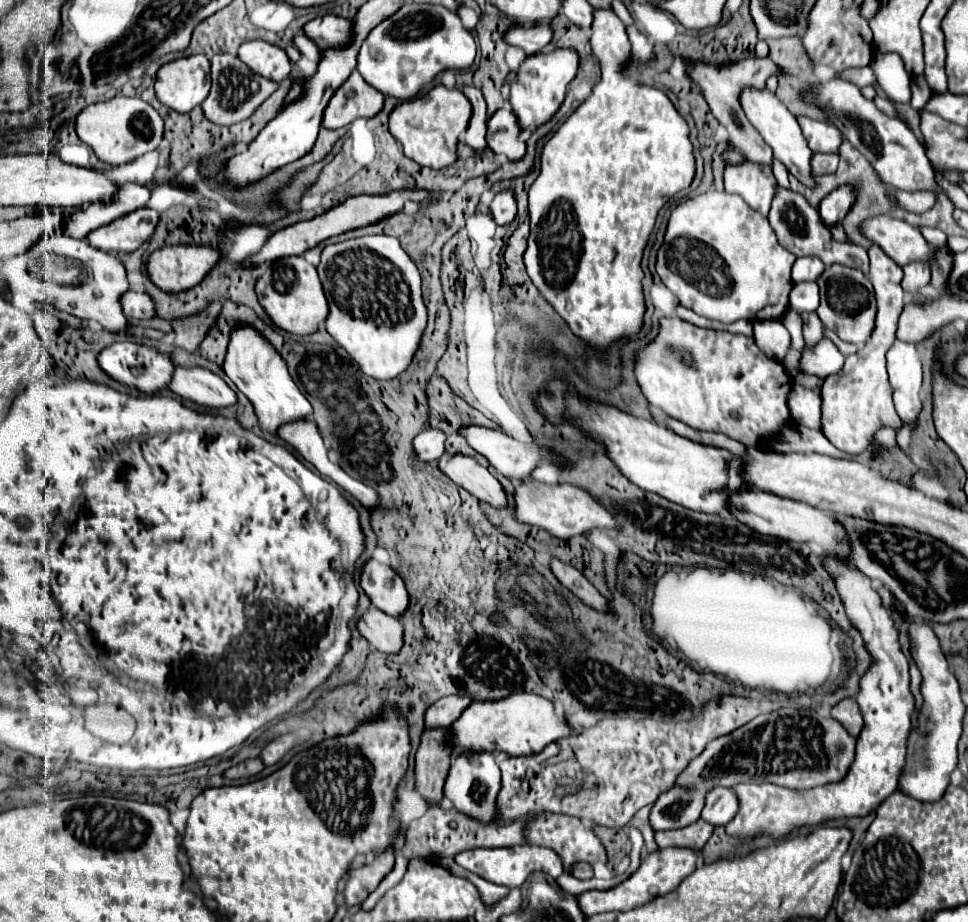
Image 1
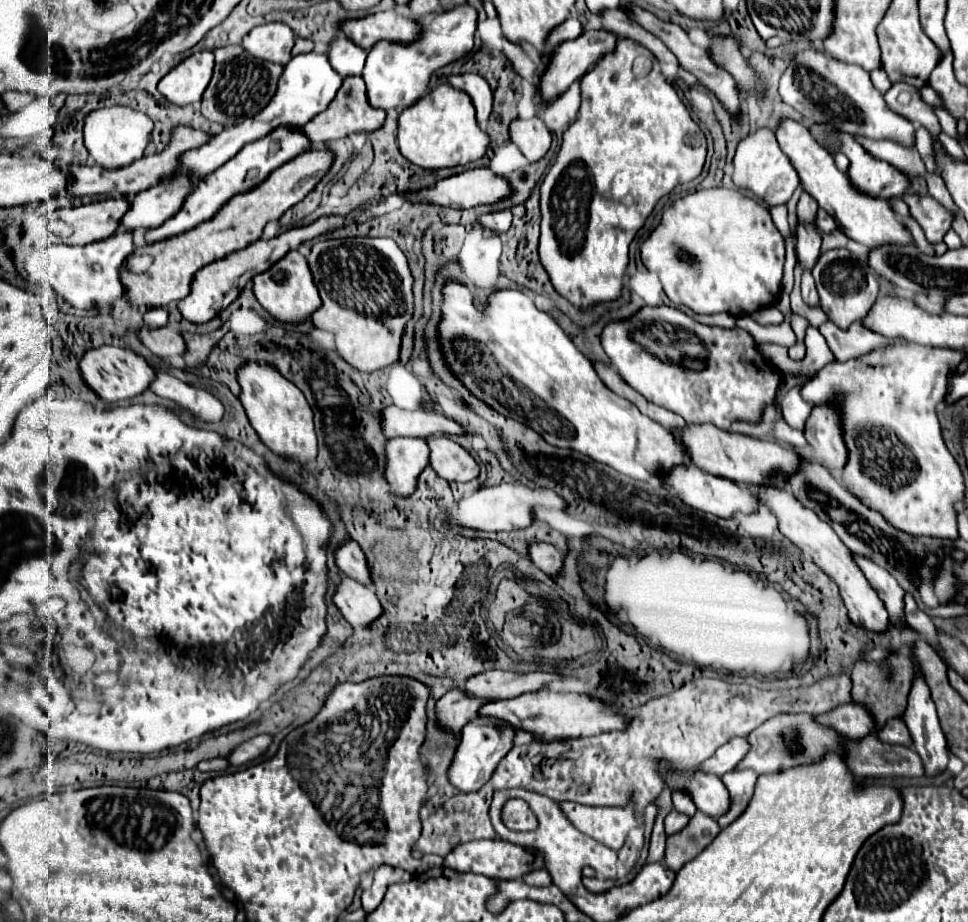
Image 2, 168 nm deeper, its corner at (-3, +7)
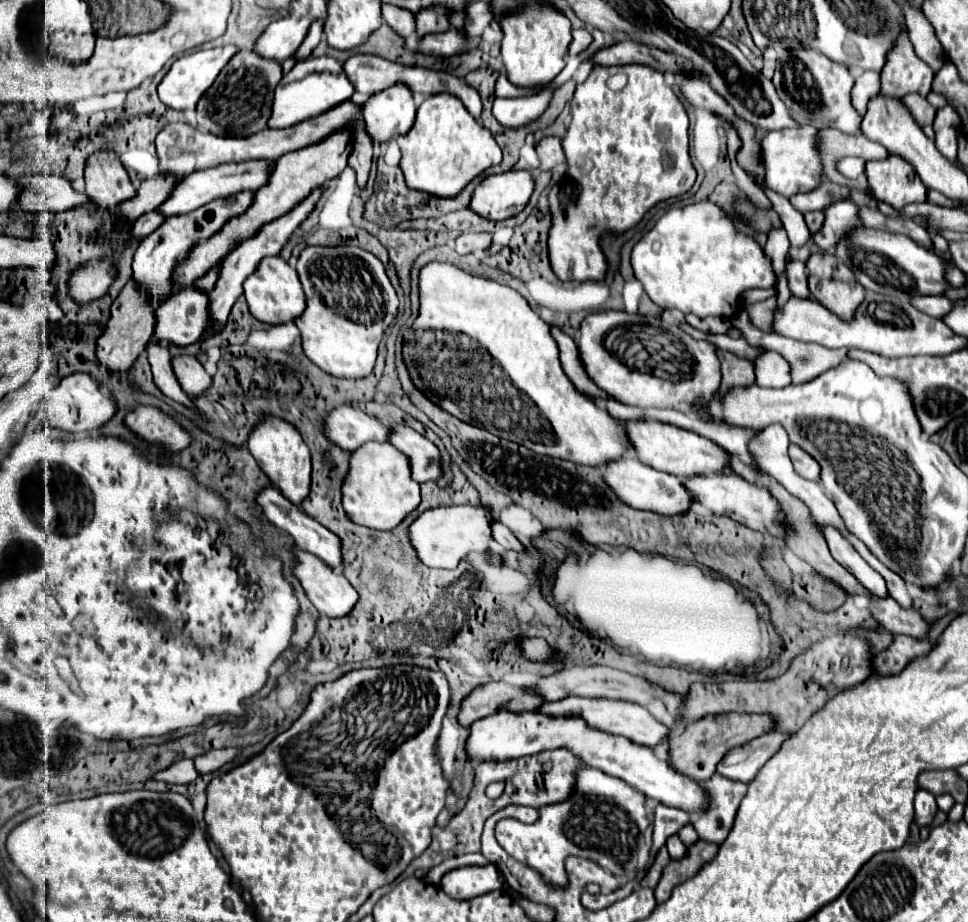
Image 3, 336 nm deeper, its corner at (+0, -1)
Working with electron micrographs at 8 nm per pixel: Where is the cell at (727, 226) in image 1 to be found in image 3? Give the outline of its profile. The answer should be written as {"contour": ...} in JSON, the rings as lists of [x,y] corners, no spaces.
{"contour":[[[699,201],[693,205],[669,209],[657,221],[657,225],[633,247],[631,265],[635,277],[643,283],[653,303],[663,309],[677,309],[685,315],[693,313],[697,317],[715,315],[733,319],[739,311],[741,293],[755,287],[769,289],[775,285],[775,271],[763,247],[753,237],[737,231],[733,215],[711,201]]]}

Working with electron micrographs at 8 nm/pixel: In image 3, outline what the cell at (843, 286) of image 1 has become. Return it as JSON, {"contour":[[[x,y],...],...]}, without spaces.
{"contour":[[[815,253],[807,261],[807,279],[811,295],[825,307],[831,309],[843,321],[855,317],[855,309],[863,303],[865,287],[859,285],[857,277],[831,253]]]}

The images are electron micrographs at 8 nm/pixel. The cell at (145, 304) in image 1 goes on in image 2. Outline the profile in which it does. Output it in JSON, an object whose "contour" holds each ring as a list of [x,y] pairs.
{"contour":[[[148,309],[144,313],[144,323],[148,325],[148,329],[160,329],[164,327],[168,321],[168,313],[164,309]]]}

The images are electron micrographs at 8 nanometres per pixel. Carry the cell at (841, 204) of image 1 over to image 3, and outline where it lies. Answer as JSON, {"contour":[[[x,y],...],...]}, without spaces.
{"contour":[[[889,155],[885,161],[869,161],[865,175],[873,197],[897,211],[907,203],[925,201],[927,189],[919,181],[919,175],[897,155]]]}

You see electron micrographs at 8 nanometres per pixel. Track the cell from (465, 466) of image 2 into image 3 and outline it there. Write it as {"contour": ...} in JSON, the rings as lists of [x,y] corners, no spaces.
{"contour":[[[407,425],[393,427],[391,445],[395,445],[401,453],[411,459],[411,473],[417,483],[425,481],[439,481],[443,477],[441,453],[435,443],[419,435]]]}

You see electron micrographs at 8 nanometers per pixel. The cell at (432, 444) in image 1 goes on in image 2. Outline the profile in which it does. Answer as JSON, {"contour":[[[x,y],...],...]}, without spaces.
{"contour":[[[396,437],[384,447],[384,481],[396,497],[410,497],[416,491],[418,475],[426,467],[426,439]]]}

